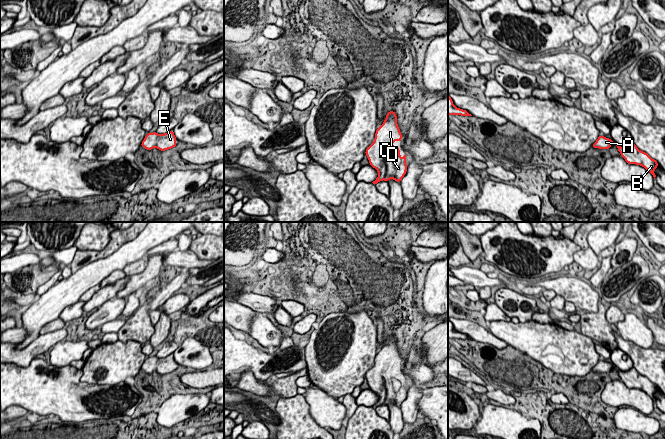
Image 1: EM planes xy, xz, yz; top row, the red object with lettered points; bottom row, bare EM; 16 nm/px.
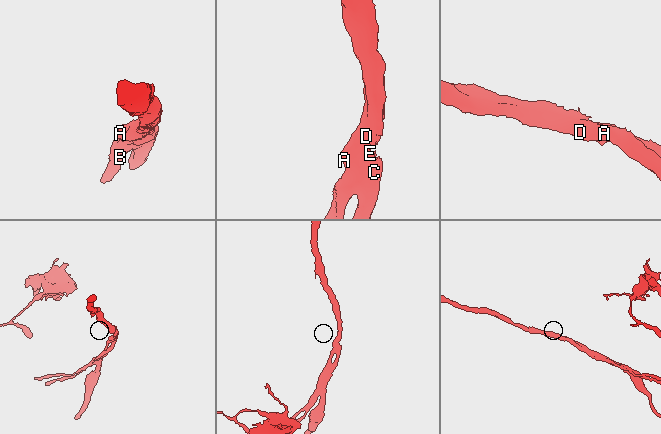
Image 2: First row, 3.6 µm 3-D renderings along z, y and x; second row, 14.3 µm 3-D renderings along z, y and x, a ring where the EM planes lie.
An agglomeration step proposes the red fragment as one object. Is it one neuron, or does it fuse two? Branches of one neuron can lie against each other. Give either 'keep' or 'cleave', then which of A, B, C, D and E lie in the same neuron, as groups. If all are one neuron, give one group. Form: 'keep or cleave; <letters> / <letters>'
keep; A B C D E

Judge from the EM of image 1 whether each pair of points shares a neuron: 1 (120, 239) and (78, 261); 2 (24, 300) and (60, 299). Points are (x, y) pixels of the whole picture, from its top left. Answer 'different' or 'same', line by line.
1: same
2: different

